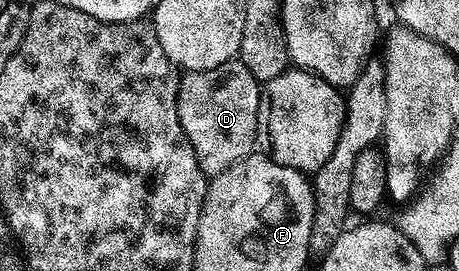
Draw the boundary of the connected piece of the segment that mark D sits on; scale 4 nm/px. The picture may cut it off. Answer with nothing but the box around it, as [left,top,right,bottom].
[178,58,261,177]

